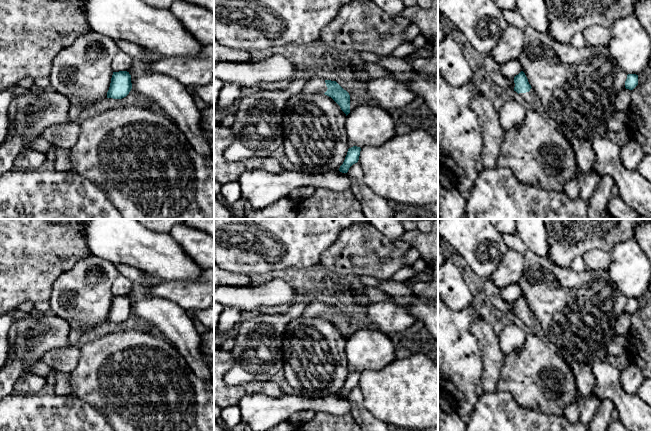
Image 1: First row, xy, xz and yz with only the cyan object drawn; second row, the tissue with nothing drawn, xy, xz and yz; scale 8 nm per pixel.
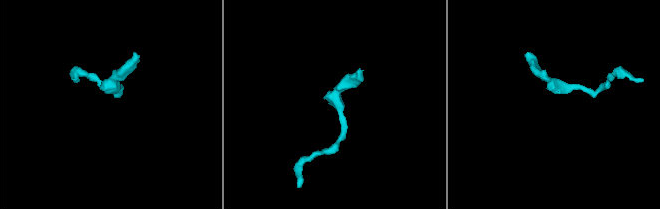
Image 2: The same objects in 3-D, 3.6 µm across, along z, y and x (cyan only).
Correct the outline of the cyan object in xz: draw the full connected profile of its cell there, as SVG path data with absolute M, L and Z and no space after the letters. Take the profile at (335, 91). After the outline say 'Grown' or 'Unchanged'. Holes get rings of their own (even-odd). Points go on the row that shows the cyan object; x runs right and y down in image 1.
M314 78L307 82L301 92L305 94L325 94L340 106L346 116L350 113L350 95L336 81Z. Grown

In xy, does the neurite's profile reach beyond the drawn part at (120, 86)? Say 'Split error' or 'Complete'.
Complete

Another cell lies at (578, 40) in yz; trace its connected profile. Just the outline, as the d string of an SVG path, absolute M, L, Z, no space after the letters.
M577 33L575 34L571 40L570 40L570 43L572 46L576 47L576 48L584 48L586 46L588 46L588 43L587 41L585 40L584 38L584 35L583 33Z

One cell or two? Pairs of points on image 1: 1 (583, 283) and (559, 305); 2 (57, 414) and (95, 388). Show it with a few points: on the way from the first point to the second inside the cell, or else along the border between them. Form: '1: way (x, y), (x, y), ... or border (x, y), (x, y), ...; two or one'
1: way (577, 289), (565, 301); one
2: border (72, 393), (88, 402), (99, 412); two

